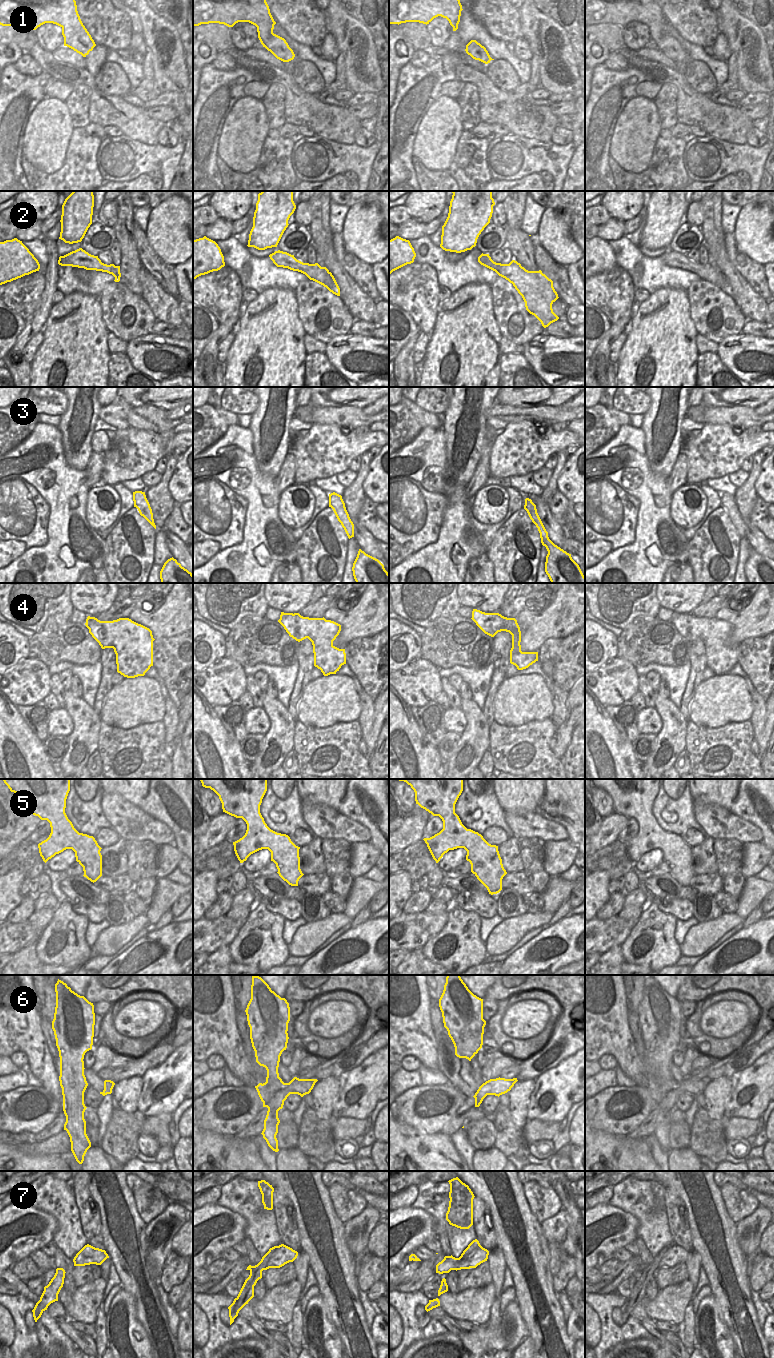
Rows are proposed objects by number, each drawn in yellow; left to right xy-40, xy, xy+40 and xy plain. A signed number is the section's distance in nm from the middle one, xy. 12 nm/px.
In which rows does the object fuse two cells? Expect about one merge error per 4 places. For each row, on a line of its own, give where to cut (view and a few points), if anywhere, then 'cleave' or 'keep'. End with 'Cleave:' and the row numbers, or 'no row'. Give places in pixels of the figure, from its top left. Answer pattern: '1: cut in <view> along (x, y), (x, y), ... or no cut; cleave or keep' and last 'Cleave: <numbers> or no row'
1: no cut; keep
2: no cut; keep
3: no cut; keep
4: no cut; keep
5: no cut; keep
6: cut in xy along (286, 1083), (263, 1105); cleave
7: cut in xy+40 along (479, 1244), (467, 1257), (457, 1260); cleave
Cleave: 6, 7

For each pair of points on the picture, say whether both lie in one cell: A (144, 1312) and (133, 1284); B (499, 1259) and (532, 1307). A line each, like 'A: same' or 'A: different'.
A: same
B: different

